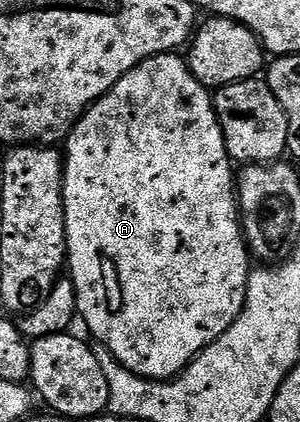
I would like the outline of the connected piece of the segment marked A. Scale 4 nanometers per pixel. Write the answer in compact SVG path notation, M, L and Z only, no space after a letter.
M175 52L159 53L156 57L147 57L138 67L134 67L122 79L118 79L118 83L114 83L111 91L105 97L99 97L95 105L91 105L87 113L80 118L72 127L72 132L67 134L66 142L68 146L62 149L62 160L64 162L64 230L68 236L66 242L66 269L70 274L70 280L74 291L76 292L76 313L84 320L84 325L97 338L99 344L104 345L110 351L110 355L114 355L114 359L118 363L122 363L122 367L128 369L136 376L144 377L146 380L152 381L170 381L183 373L184 369L193 361L193 359L201 353L208 345L212 345L220 338L226 330L234 323L234 319L238 319L238 315L244 310L246 303L246 287L248 286L248 275L250 272L250 250L248 242L244 239L244 226L240 223L240 214L238 212L238 198L236 195L236 181L234 180L234 162L228 156L228 148L224 142L222 135L222 127L216 118L214 108L214 97L207 85L204 85L188 70L188 62L183 56L177 55Z

